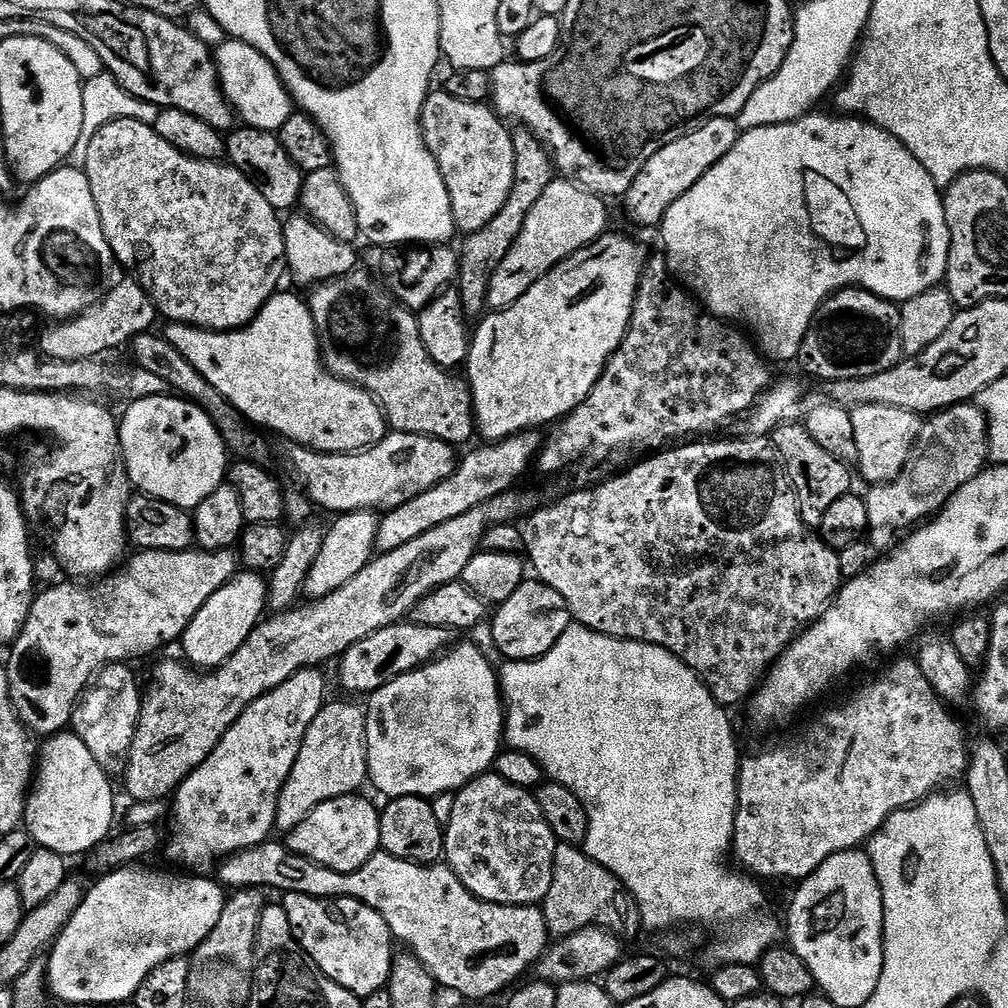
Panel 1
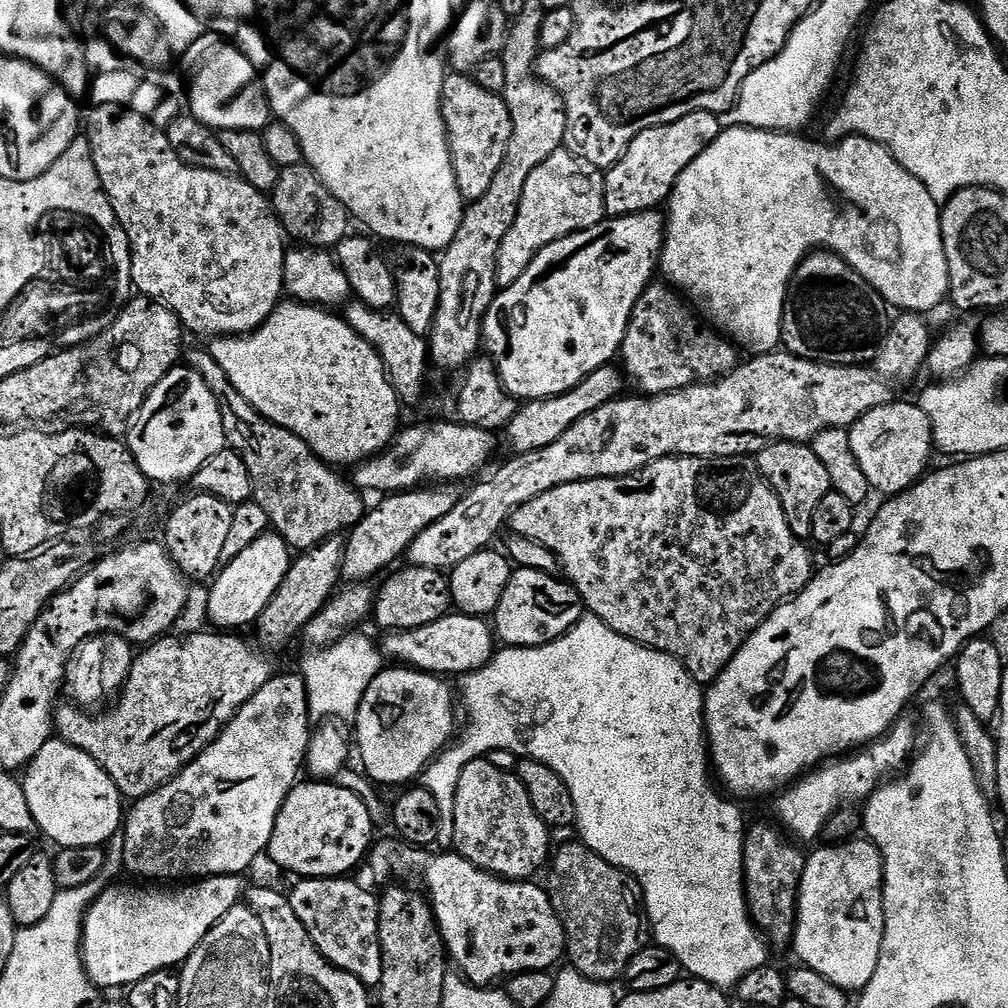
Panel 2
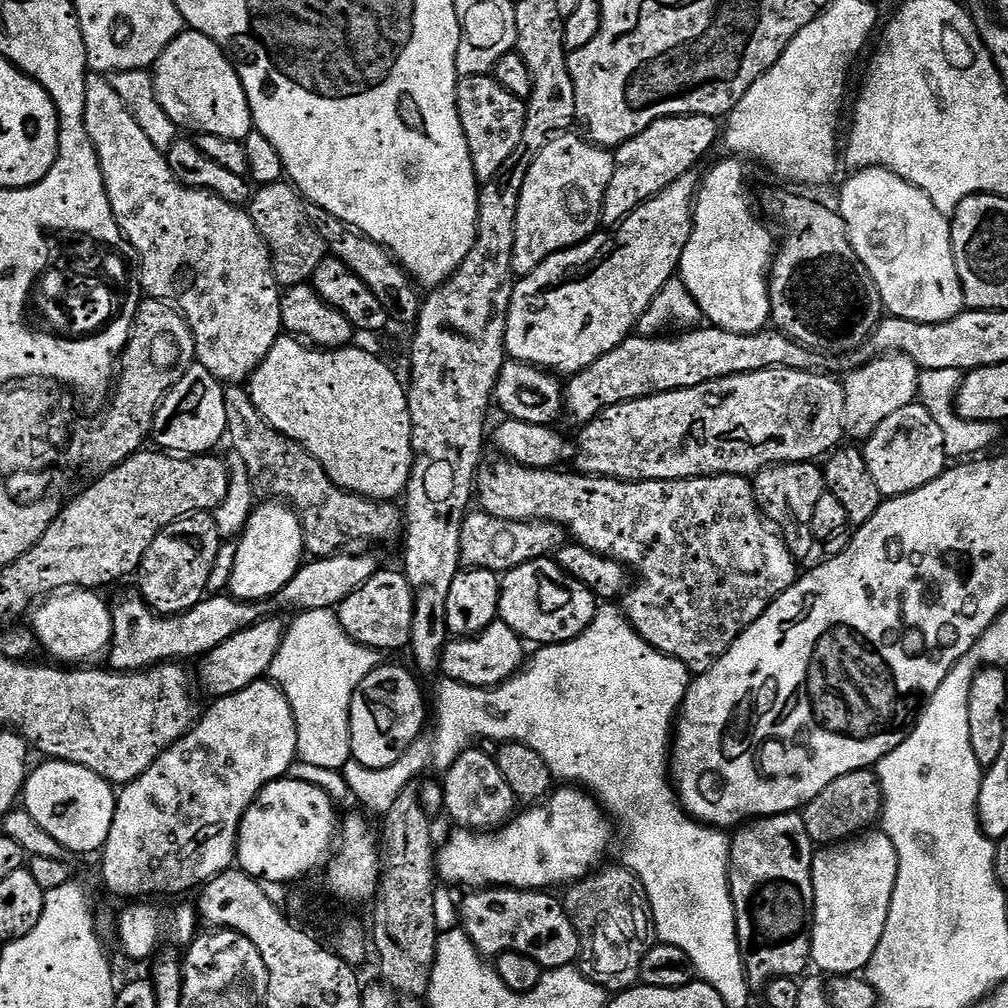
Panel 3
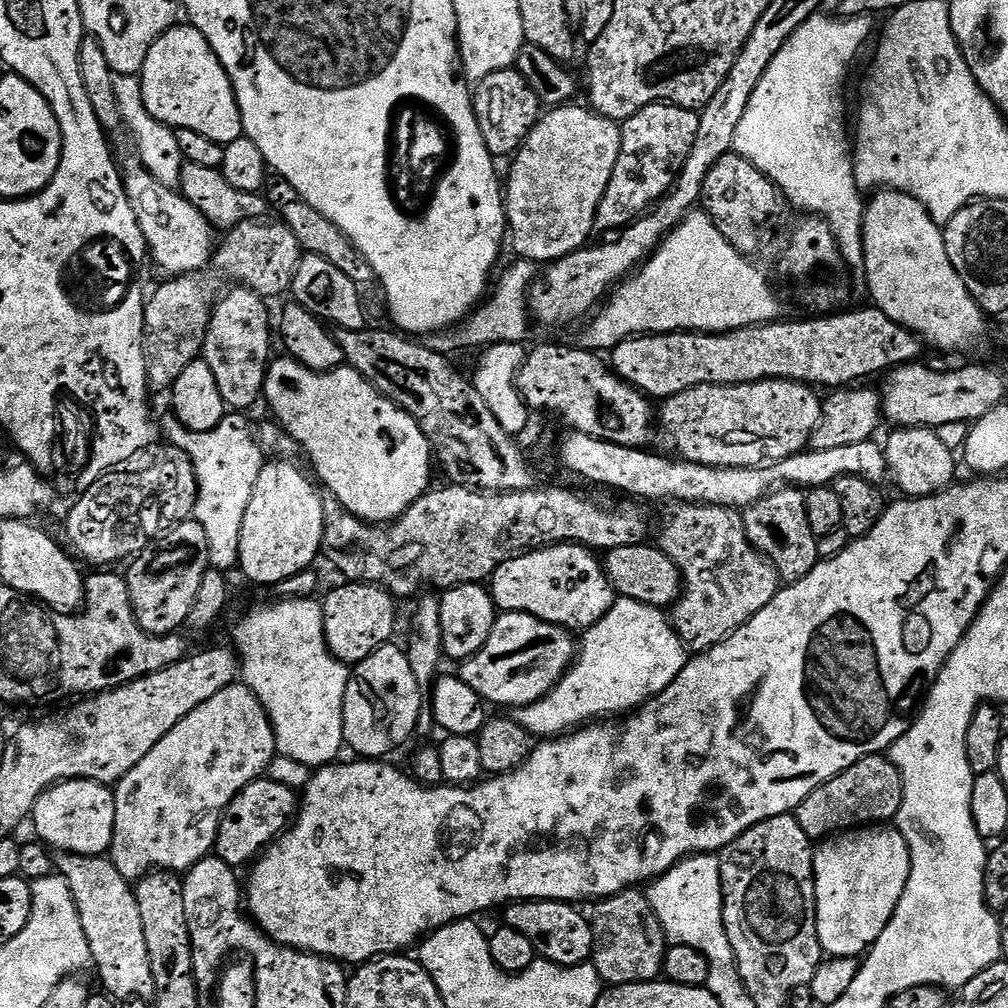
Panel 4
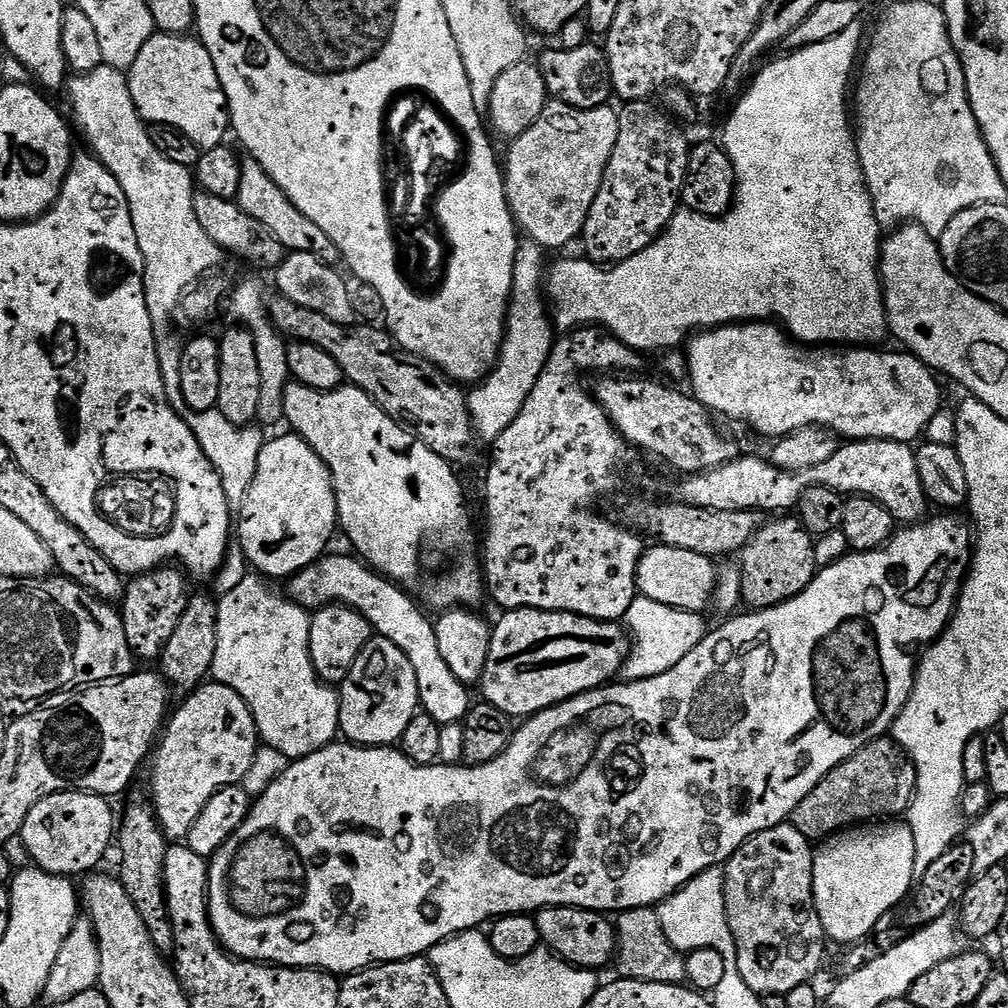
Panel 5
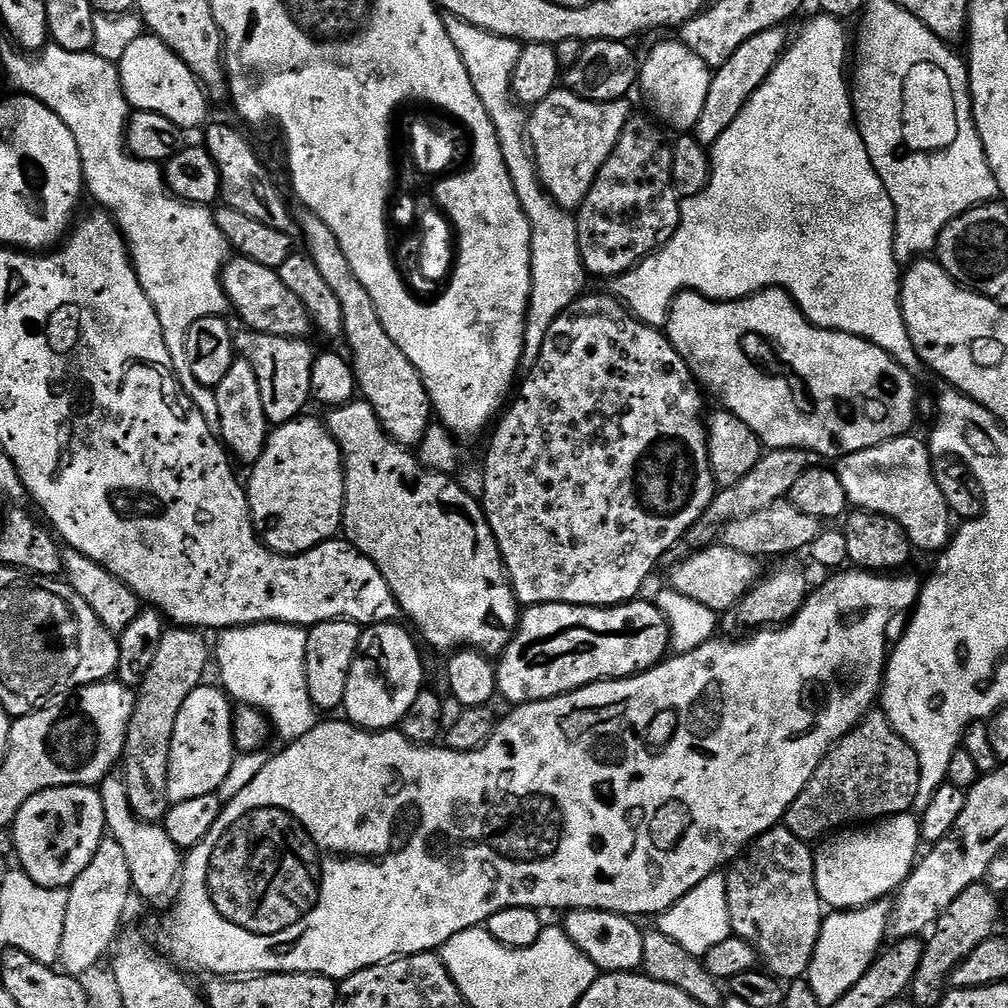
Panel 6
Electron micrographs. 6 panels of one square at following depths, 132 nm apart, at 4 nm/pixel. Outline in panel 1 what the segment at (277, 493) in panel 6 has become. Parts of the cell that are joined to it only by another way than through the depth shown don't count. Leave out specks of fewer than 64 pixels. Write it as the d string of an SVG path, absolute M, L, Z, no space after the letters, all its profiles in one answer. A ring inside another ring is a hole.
M241 571L190 622L182 637L184 644L183 659L197 670L215 670L224 665L250 638L256 625L260 623L268 608L268 585L265 577L259 572Z

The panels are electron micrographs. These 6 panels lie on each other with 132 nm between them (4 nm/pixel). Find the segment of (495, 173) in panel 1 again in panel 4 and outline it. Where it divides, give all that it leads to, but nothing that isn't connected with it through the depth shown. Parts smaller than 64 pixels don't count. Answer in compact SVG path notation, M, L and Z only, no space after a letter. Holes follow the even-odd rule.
M515 67L498 70L479 81L474 88L474 107L478 130L482 130L482 138L496 158L516 153L542 115L540 99Z

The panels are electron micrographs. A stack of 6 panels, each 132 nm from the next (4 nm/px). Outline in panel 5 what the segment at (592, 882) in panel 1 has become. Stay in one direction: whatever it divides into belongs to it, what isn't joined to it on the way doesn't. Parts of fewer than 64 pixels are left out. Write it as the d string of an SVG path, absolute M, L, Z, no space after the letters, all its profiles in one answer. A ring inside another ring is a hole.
M655 907L631 908L619 913L614 920L616 926L616 954L614 968L625 980L641 980L655 984L683 985L686 974L685 953L675 948L666 938L660 925L660 913Z

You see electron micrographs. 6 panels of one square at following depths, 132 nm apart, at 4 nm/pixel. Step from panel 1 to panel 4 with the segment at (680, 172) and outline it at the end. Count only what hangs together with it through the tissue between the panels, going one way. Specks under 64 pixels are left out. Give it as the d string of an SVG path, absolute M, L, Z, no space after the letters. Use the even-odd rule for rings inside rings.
M651 104L623 121L618 162L614 162L610 186L606 186L606 194L602 194L602 202L596 211L597 233L616 234L629 228L667 196L676 185L686 158L690 158L690 146L694 146L694 138L698 138L699 121L699 111L673 104Z

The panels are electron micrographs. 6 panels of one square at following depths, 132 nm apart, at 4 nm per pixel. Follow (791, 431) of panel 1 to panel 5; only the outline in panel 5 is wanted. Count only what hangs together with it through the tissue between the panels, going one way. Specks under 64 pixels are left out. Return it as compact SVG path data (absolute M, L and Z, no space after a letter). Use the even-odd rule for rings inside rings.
M784 514L761 523L750 542L738 553L738 567L742 580L742 604L745 609L759 610L784 604L802 594L818 571L814 558L815 539L799 519Z

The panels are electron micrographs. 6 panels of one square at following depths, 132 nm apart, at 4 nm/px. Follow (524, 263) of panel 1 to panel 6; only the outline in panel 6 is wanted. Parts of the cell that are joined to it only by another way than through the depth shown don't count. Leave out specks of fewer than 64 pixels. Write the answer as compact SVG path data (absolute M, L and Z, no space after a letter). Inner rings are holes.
M567 90L551 92L528 116L528 143L536 157L536 169L544 189L561 208L579 209L606 158L614 150L622 130L634 112L627 99L599 104Z

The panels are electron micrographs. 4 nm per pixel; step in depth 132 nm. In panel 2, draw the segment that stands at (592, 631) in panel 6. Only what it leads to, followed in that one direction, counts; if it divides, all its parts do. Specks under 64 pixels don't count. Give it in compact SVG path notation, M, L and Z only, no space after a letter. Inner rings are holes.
M449 614L430 626L410 632L393 632L383 638L382 652L389 661L396 660L392 662L441 678L459 678L478 672L492 663L492 657L498 651L498 640L489 621L463 614Z

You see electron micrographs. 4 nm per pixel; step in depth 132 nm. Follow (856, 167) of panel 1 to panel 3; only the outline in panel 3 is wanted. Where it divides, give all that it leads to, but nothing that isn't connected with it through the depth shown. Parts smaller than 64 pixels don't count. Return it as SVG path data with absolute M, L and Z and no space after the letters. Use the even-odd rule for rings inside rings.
M728 158L716 164L708 173L703 173L692 209L692 233L686 250L682 250L678 279L700 307L701 317L711 327L730 330L734 334L754 334L765 331L772 319L768 274L772 267L777 241L772 241L772 232L752 213L752 196L748 193L748 176L739 159ZM862 168L853 171L849 176L852 177L845 182L844 189L840 192L840 204L838 203L838 211L840 217L846 222L848 237L854 246L854 250L858 254L858 258L866 266L866 270L870 274L870 278L874 278L874 282L878 286L880 297L882 298L885 309L887 309L891 315L902 318L903 320L913 320L914 322L922 322L923 324L946 322L950 318L954 318L958 315L959 312L965 311L962 282L958 278L958 266L954 262L954 250L952 249L952 226L949 217L938 214L938 210L934 206L934 202L930 202L930 198L922 190L918 190L918 186L914 186L910 182L906 182L902 178L898 178L898 174L894 174L889 170L889 168Z

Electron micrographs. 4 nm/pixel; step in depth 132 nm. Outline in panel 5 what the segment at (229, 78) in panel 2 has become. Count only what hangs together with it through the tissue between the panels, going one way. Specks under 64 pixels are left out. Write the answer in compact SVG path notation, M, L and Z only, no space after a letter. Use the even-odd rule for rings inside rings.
M157 31L138 50L138 59L127 73L130 98L149 125L165 124L182 130L201 150L225 143L230 132L228 99L222 90L210 50L195 35Z

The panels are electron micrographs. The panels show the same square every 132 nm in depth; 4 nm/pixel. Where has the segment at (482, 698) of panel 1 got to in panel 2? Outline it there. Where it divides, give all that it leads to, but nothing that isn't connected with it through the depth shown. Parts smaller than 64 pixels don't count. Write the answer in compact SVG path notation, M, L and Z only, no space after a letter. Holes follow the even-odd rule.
M408 666L393 668L396 668L393 672L381 670L376 675L362 698L354 721L354 744L360 747L363 771L377 786L411 785L415 781L412 779L416 775L417 779L453 743L457 731L458 708L452 705L454 688L448 685L451 683Z

